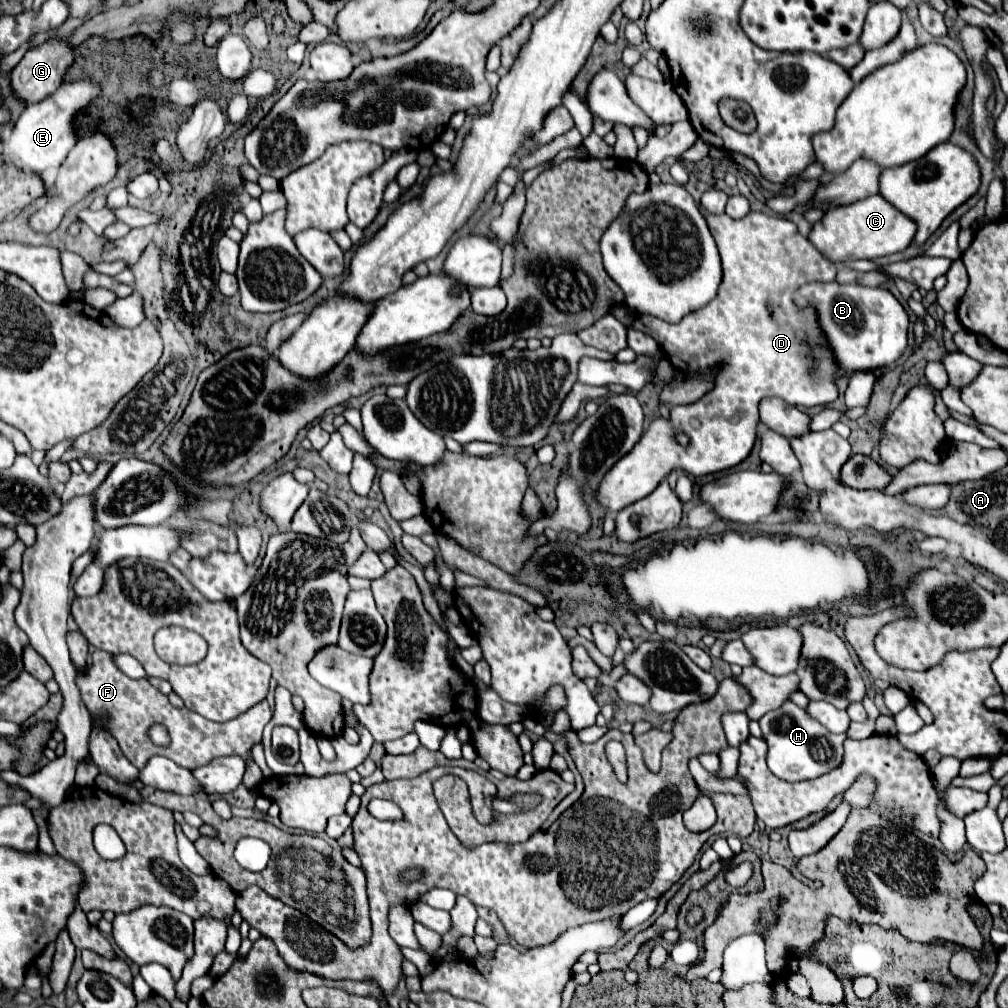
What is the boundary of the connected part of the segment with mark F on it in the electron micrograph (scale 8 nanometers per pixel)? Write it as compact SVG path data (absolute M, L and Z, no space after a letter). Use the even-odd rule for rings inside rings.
M96 650L90 658L92 662L86 668L86 672L80 672L76 678L76 684L82 692L82 700L92 716L108 714L108 728L118 740L124 756L136 768L144 768L148 758L156 754L166 756L188 770L206 766L210 760L218 756L240 756L242 760L246 760L252 752L252 746L262 740L262 730L272 718L270 706L264 700L252 706L248 712L244 712L244 716L240 714L238 718L226 724L218 724L218 722L206 720L204 716L198 716L188 708L174 708L168 702L166 694L158 692L146 678L132 680L124 676L124 672L108 658L108 652ZM154 724L162 724L168 730L170 734L168 746L156 746L150 740L148 730Z

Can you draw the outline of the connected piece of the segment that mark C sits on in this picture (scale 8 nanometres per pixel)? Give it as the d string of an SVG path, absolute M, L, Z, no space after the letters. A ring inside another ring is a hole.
M880 194L868 196L848 206L838 206L828 210L826 216L814 224L808 240L832 262L858 260L858 258L880 258L906 250L916 236L916 222L906 214L900 214L888 200Z

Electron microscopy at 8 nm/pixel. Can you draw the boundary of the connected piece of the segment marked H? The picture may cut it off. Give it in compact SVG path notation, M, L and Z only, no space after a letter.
M784 702L780 708L760 718L760 728L768 744L766 764L780 780L786 782L810 780L828 774L832 772L832 768L840 766L840 760L844 756L842 744L846 740L846 734L828 732L828 728L824 728L816 718L808 716L808 712L796 706L794 702Z

